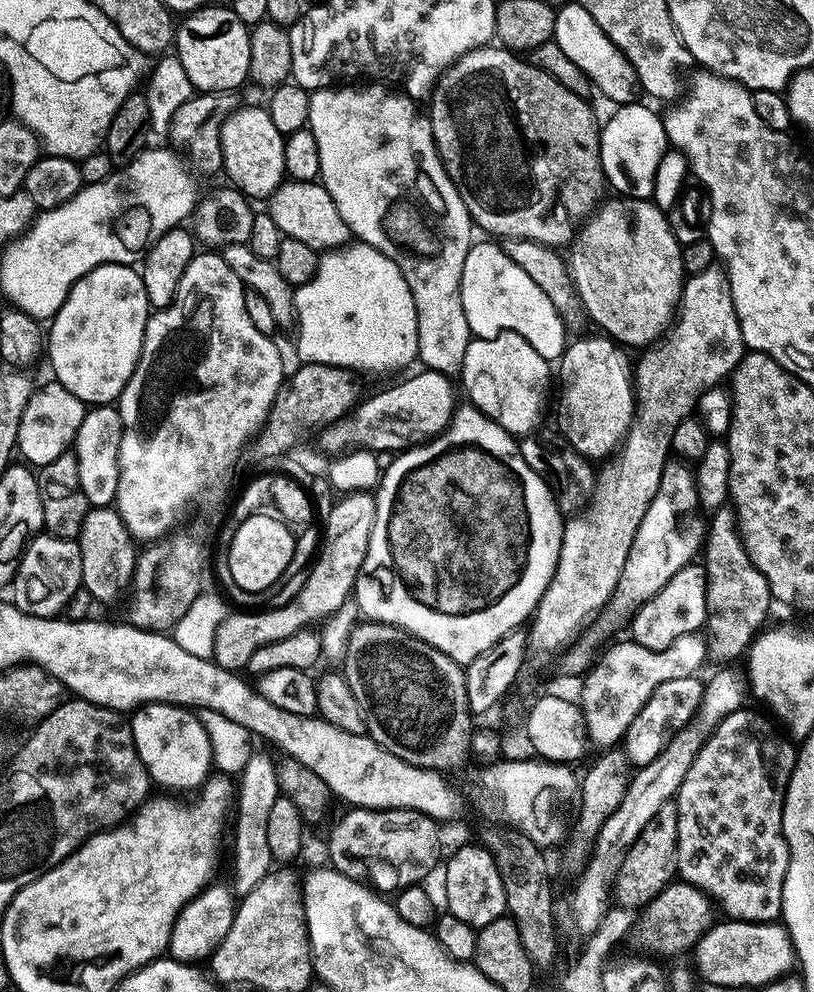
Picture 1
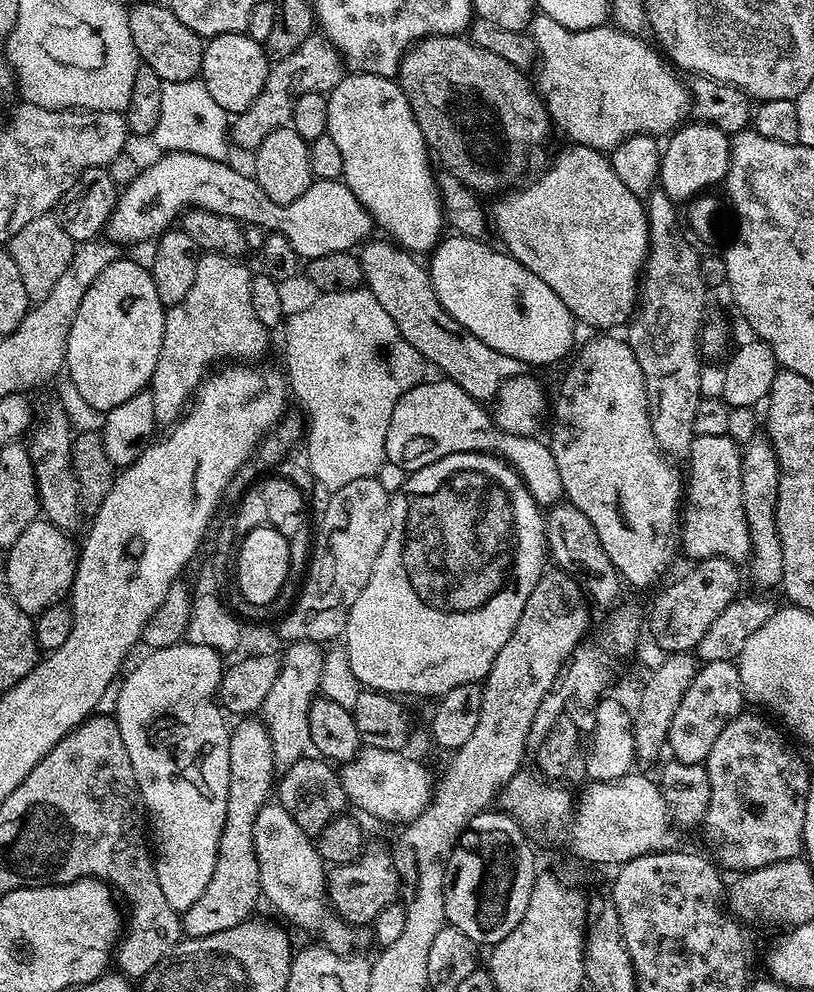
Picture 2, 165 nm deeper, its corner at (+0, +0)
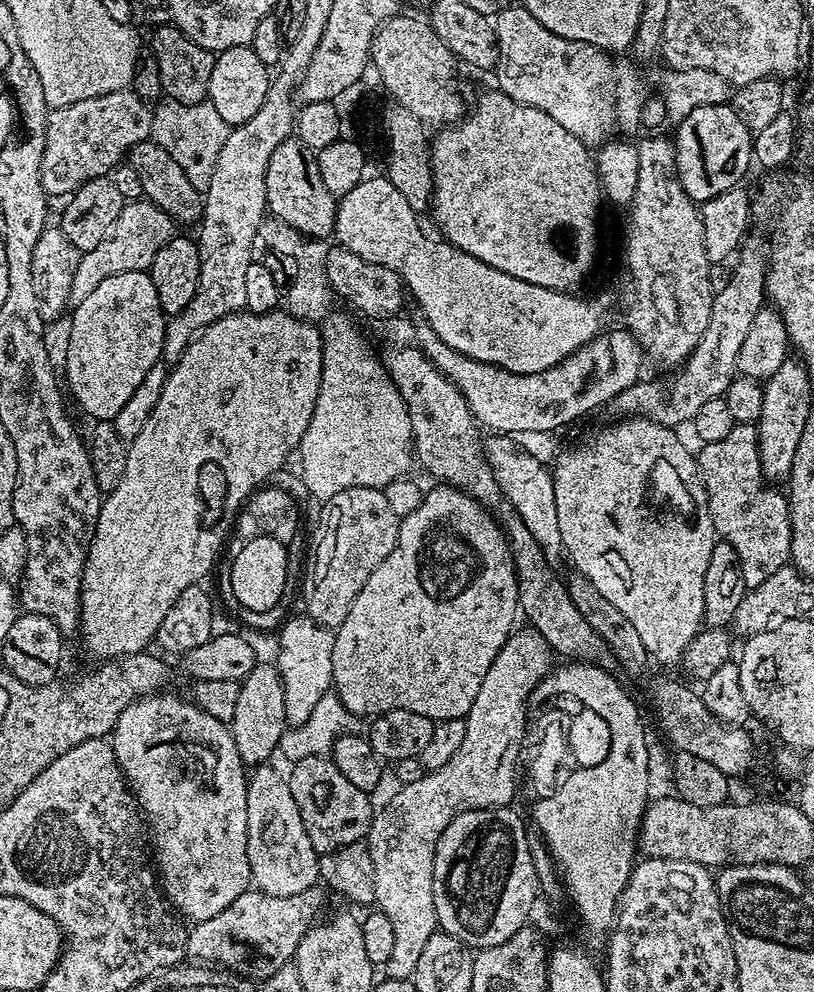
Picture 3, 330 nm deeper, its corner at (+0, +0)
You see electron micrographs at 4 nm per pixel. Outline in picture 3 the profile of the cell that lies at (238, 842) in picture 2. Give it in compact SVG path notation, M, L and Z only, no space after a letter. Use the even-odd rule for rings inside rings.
M253 663L240 680L238 707L234 709L234 718L230 721L234 745L238 748L241 762L246 766L267 765L271 761L268 759L277 755L287 724L286 702L279 668L275 664Z

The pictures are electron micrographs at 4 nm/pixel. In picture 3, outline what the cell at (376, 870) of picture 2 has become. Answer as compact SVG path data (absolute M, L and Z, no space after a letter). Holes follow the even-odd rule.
M313 886L289 896L271 896L259 890L243 892L222 914L188 928L187 955L201 965L237 974L247 973L248 967L257 968L260 974L278 971L295 957L298 942L321 919L324 896L318 889Z

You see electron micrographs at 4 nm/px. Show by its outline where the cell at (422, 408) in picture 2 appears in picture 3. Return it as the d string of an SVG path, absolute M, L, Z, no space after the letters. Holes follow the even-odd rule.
M492 434L489 437L486 440L488 465L492 467L492 473L504 494L504 499L512 503L522 522L526 522L526 530L534 534L534 542L538 542L538 546L550 550L553 557L554 555L563 557L564 543L562 530L558 530L558 510L554 506L553 473L549 465L547 468L534 453L523 452L512 441L515 439L511 435Z

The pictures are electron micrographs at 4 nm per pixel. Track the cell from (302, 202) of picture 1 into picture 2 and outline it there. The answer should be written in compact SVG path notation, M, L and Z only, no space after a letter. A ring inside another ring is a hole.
M369 239L359 245L358 248L358 259L362 266L364 284L368 291L374 294L374 298L378 298L378 306L382 306L382 310L386 310L386 314L390 314L390 318L394 318L402 338L406 338L406 342L410 342L410 346L414 346L414 350L418 350L418 354L422 354L431 367L433 364L434 367L441 368L444 371L441 373L447 379L453 380L458 386L462 386L462 390L466 390L466 394L470 394L475 400L481 402L491 401L505 383L516 376L525 375L526 365L524 361L518 358L510 358L510 354L502 354L498 350L486 346L486 342L482 342L482 338L470 334L470 330L466 330L466 326L462 326L449 314L442 306L442 302L438 302L438 294L434 294L432 278L428 275L427 267L423 263L420 265L416 261L419 259L413 253L400 247L391 239L376 239Z

